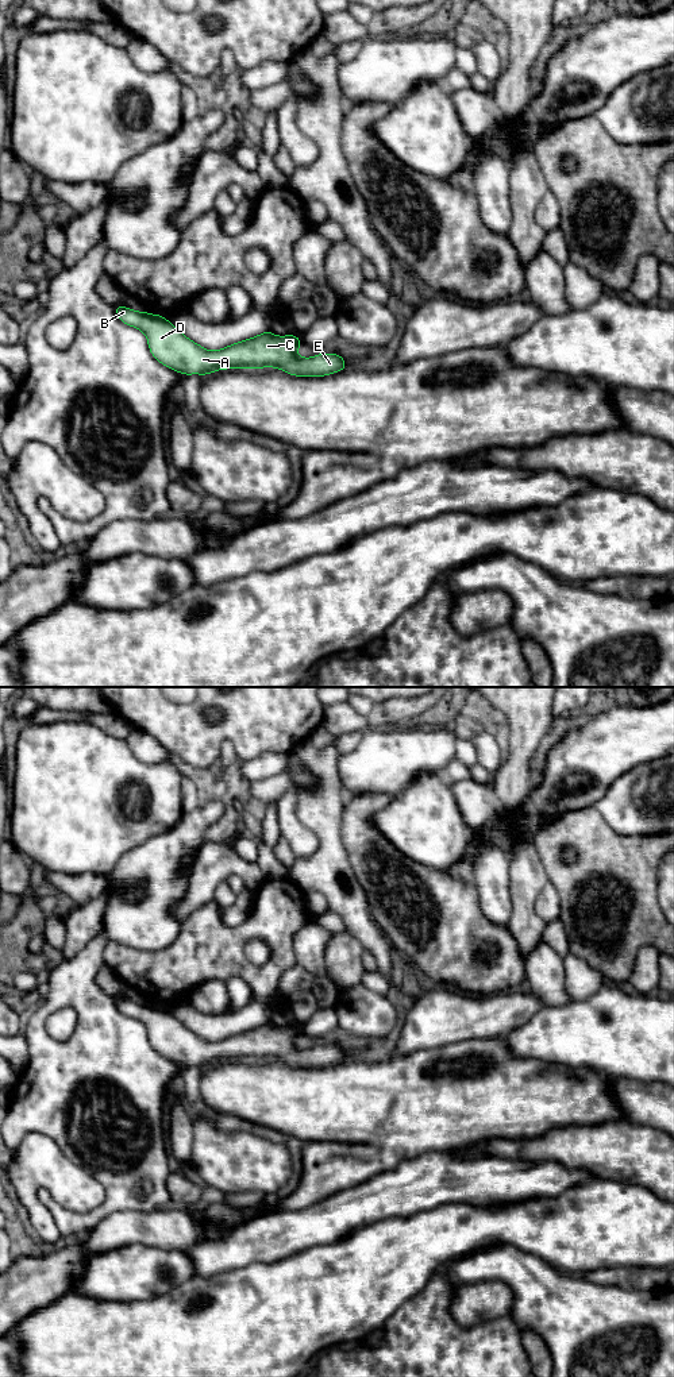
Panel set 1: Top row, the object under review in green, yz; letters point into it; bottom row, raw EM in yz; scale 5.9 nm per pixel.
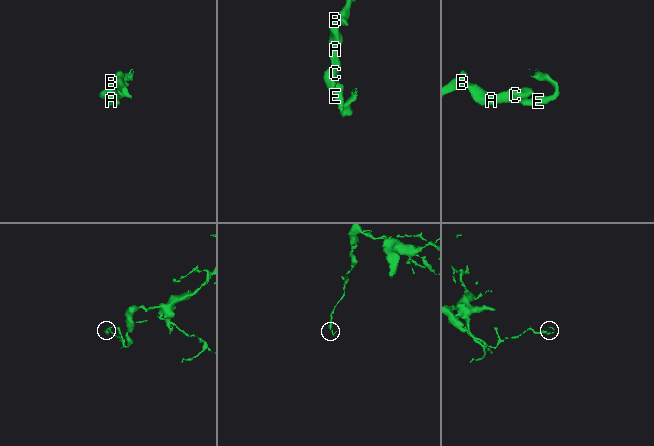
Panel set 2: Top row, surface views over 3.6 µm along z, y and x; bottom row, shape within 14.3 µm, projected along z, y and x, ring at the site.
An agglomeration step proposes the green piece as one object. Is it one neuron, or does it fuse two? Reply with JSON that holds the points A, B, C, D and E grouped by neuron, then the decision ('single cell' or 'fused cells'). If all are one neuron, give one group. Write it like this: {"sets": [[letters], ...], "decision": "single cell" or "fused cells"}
{"sets": [["A", "B", "C", "D", "E"]], "decision": "single cell"}

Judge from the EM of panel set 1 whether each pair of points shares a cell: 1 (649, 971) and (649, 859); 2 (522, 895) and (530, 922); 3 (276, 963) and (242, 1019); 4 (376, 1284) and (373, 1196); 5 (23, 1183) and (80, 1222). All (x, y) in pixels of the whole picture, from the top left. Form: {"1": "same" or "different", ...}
{"1": "different", "2": "same", "3": "different", "4": "different", "5": "different"}

